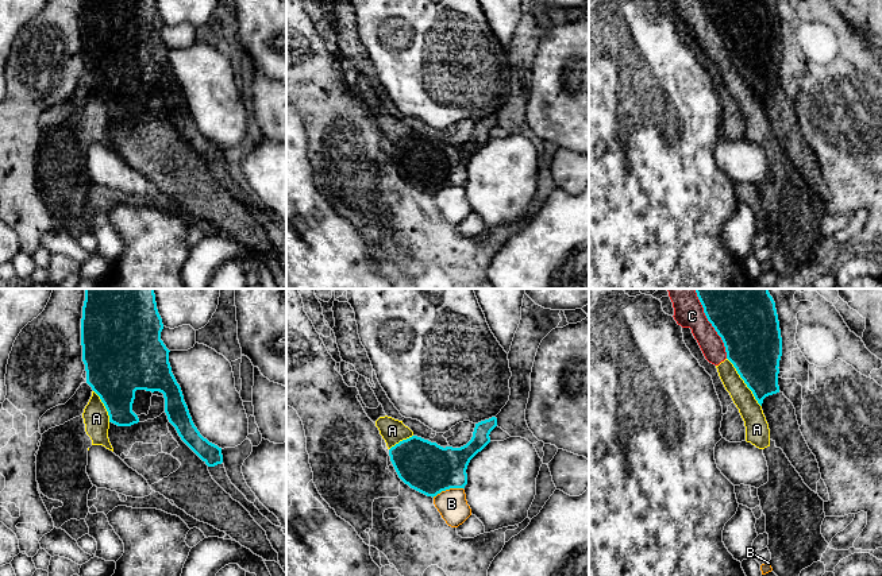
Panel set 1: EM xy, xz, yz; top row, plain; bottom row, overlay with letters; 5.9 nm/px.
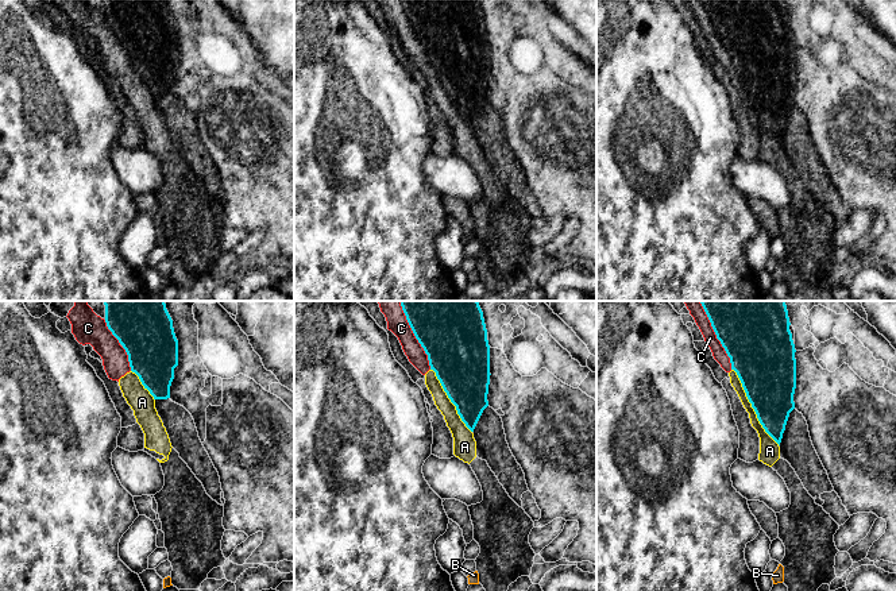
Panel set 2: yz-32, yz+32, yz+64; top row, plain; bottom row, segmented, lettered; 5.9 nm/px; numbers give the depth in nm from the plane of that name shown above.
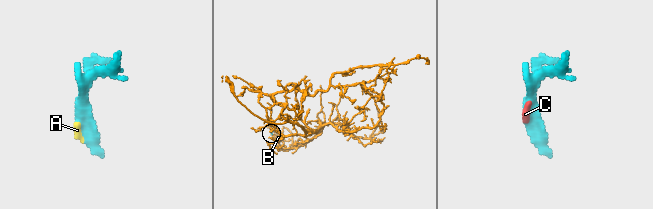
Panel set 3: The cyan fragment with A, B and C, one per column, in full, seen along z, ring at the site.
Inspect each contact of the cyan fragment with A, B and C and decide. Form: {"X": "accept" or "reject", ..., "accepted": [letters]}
{"A": "reject", "B": "reject", "C": "reject", "accepted": []}

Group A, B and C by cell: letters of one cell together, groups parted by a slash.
A C / B

